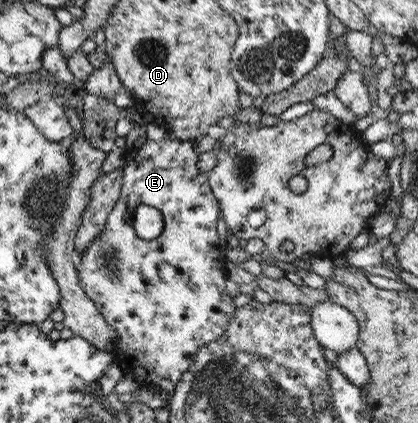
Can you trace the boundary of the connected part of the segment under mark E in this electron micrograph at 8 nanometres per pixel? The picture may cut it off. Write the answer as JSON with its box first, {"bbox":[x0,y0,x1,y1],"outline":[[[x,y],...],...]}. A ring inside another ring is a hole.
{"bbox":[75,134,236,395],"outline":[[[169,134],[168,137],[157,138],[157,140],[151,136],[146,138],[143,146],[137,145],[134,149],[127,149],[125,156],[125,162],[122,165],[123,179],[120,187],[120,197],[105,218],[104,226],[100,229],[100,232],[83,248],[83,251],[80,251],[80,255],[75,255],[76,272],[80,287],[85,292],[85,296],[93,301],[93,305],[97,307],[99,314],[105,319],[105,324],[115,332],[113,346],[119,346],[119,348],[114,349],[115,357],[113,360],[117,363],[121,372],[123,374],[131,374],[140,386],[146,385],[146,387],[150,387],[150,385],[156,385],[164,389],[165,393],[171,395],[181,375],[187,372],[187,369],[191,366],[193,357],[196,355],[199,347],[218,339],[223,334],[225,326],[229,324],[229,319],[233,318],[233,312],[236,309],[233,307],[233,297],[225,292],[225,280],[227,277],[225,276],[224,249],[227,246],[225,240],[219,240],[215,232],[215,223],[217,223],[218,219],[218,201],[210,192],[206,173],[199,172],[199,169],[195,166],[198,155],[194,150],[192,141],[179,140],[169,136]],[[139,204],[154,207],[161,214],[163,227],[161,233],[153,239],[141,239],[133,229],[132,216],[135,207]],[[126,211],[131,213],[128,219],[124,218]]]}

